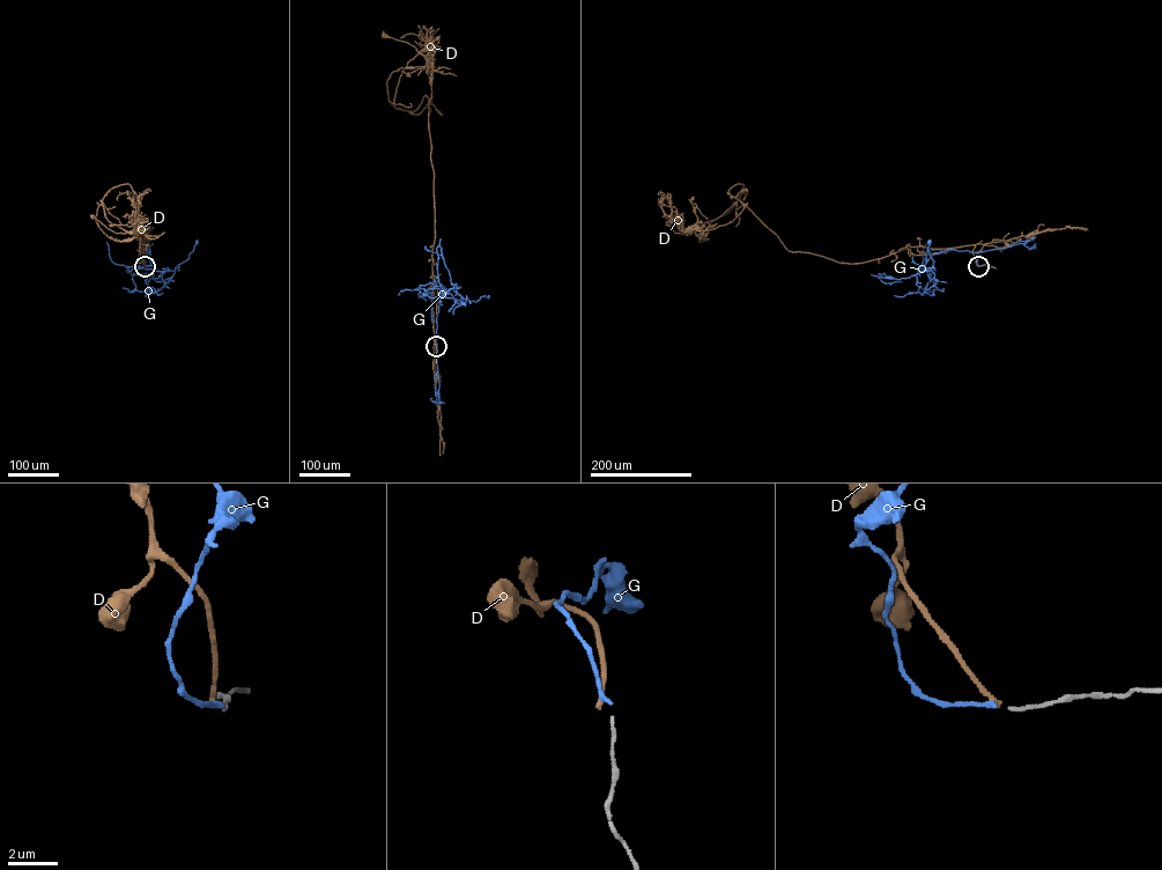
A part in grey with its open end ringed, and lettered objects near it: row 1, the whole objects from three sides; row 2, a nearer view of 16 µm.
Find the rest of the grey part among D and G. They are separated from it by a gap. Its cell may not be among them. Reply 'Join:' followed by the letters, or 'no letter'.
Join: G

